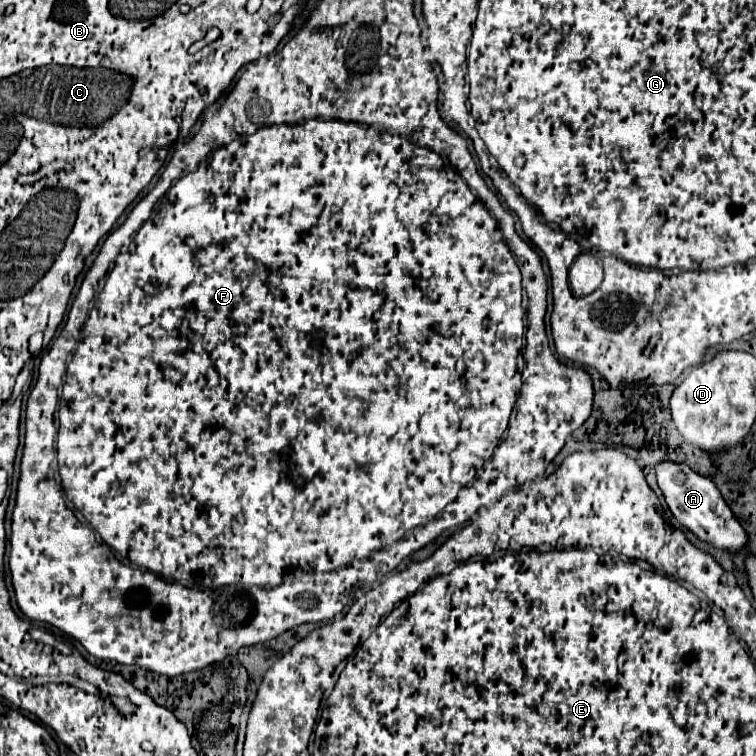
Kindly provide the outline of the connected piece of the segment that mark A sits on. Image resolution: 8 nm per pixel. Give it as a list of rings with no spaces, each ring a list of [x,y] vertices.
[[[658,463],[656,481],[658,481],[660,491],[664,493],[664,499],[668,503],[668,509],[672,511],[672,515],[686,529],[690,529],[696,537],[700,537],[702,541],[708,541],[720,549],[736,551],[736,549],[746,547],[746,543],[748,543],[746,531],[738,523],[738,519],[732,515],[732,511],[726,505],[726,501],[722,499],[720,491],[708,477],[698,475],[688,465],[682,465],[682,463]]]

